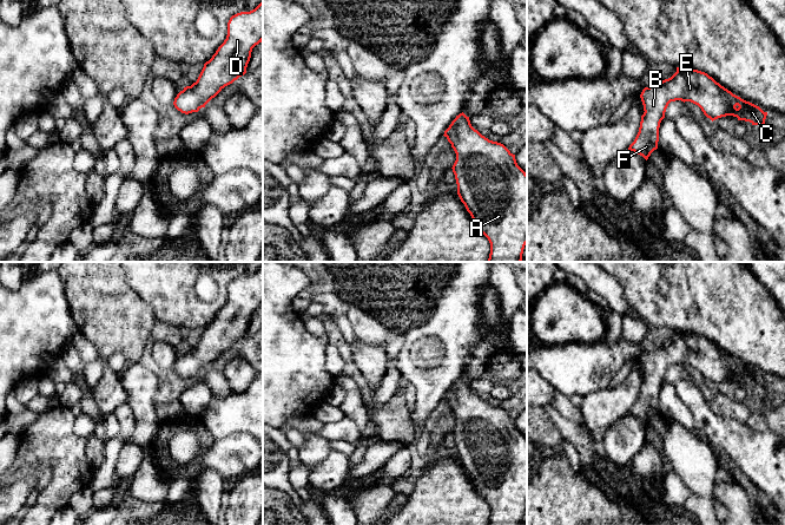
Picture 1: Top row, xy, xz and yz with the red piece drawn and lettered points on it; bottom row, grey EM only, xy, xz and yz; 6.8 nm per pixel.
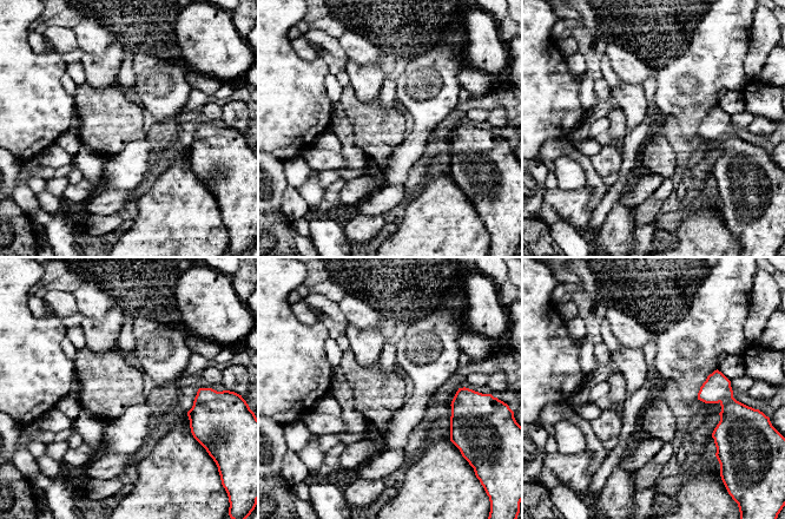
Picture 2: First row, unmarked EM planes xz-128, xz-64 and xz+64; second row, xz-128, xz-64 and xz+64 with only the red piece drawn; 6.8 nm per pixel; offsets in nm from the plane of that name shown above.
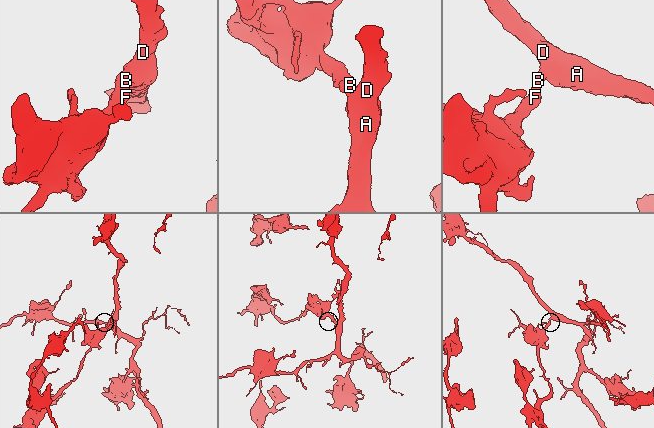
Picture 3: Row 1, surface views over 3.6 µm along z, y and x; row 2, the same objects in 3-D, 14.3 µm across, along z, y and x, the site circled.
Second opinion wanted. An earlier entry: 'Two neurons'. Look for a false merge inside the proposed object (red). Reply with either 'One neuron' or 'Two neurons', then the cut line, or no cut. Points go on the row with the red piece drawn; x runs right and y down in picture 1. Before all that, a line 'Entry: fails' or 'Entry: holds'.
Entry: fails
One neuron. No split

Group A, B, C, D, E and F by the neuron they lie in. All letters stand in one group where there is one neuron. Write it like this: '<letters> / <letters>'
A B C D E F

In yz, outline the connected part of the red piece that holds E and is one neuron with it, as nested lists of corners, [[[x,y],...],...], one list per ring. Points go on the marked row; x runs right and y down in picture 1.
[[[677,67],[677,72],[659,85],[645,87],[640,98],[645,112],[639,132],[628,150],[646,160],[658,149],[660,123],[671,101],[691,101],[712,122],[733,116],[752,125],[764,125],[767,116],[759,106],[733,94],[707,73],[682,67]]]

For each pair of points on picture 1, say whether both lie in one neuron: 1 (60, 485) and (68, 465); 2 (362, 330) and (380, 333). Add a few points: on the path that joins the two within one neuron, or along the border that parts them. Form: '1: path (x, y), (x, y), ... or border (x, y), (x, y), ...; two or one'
1: path (63, 480), (66, 470); one
2: path (367, 330), (375, 333); one

